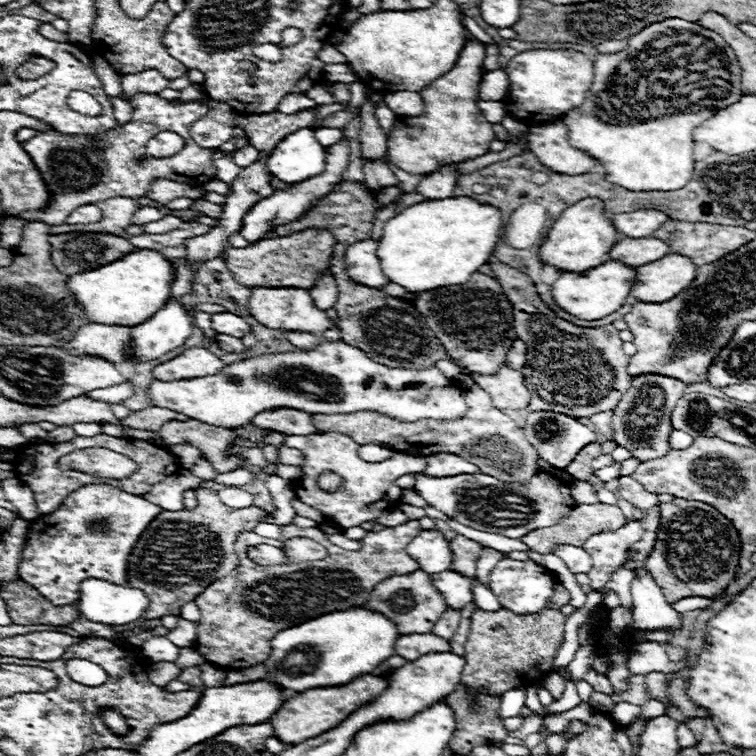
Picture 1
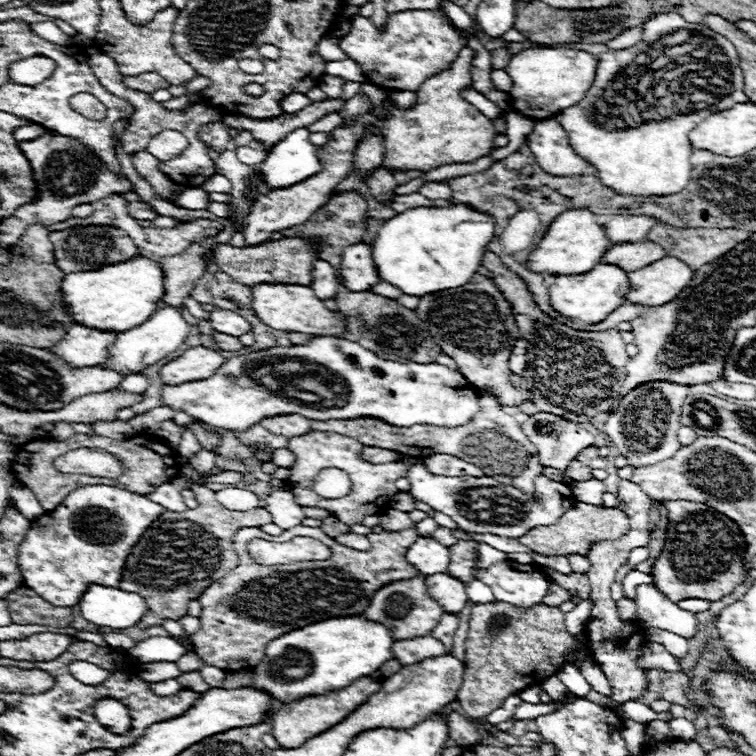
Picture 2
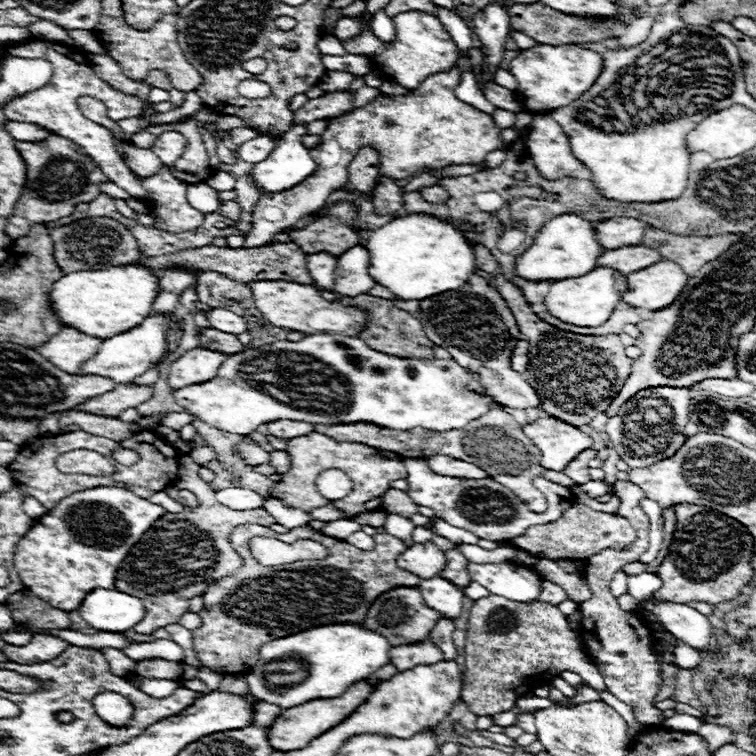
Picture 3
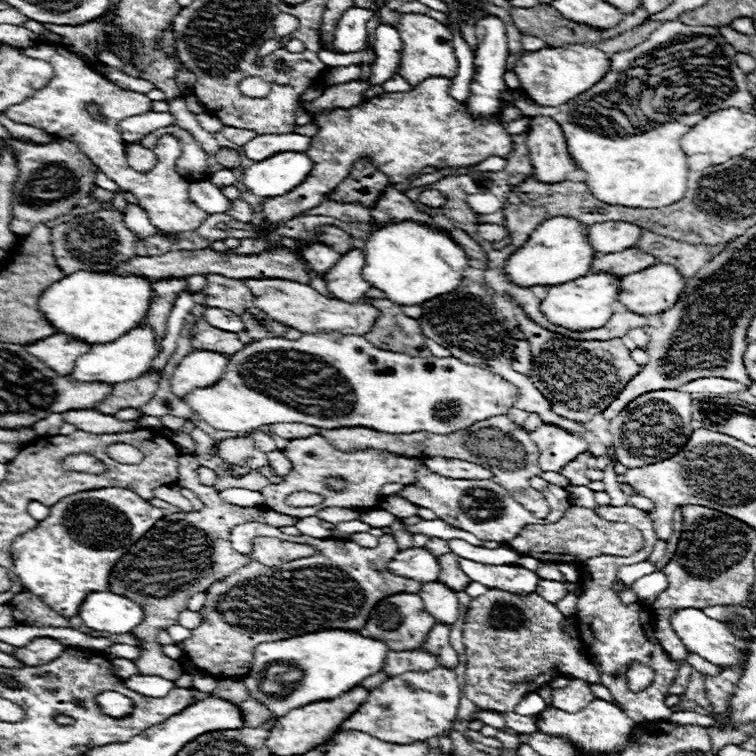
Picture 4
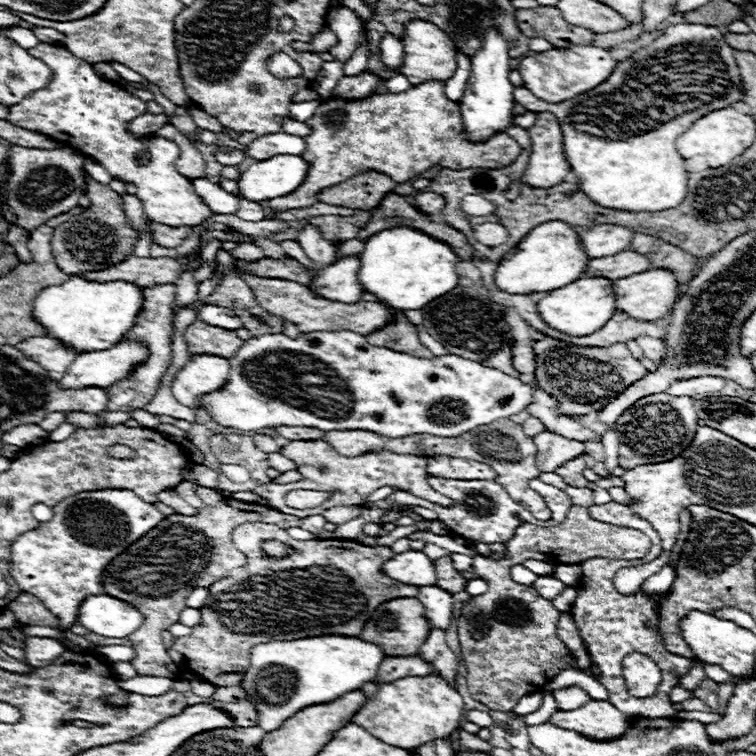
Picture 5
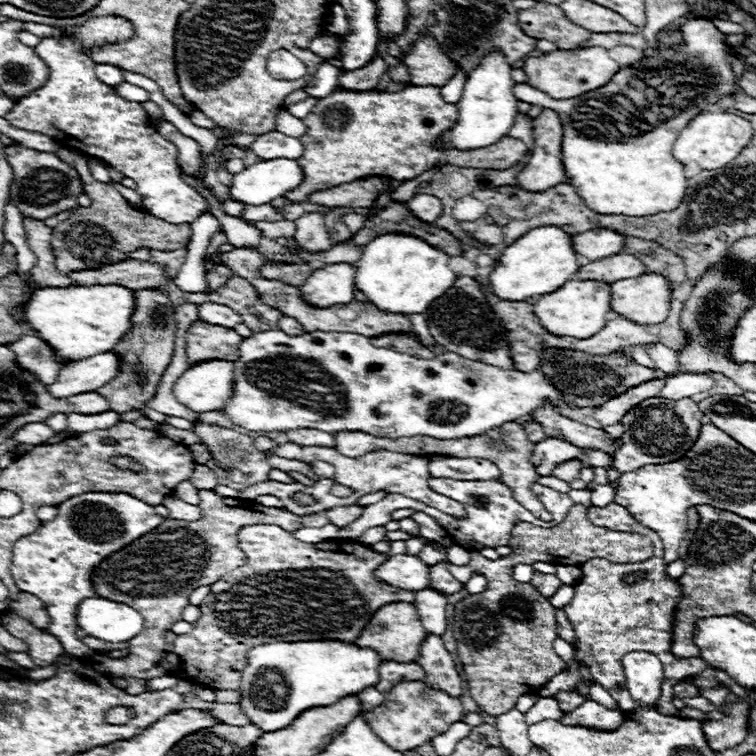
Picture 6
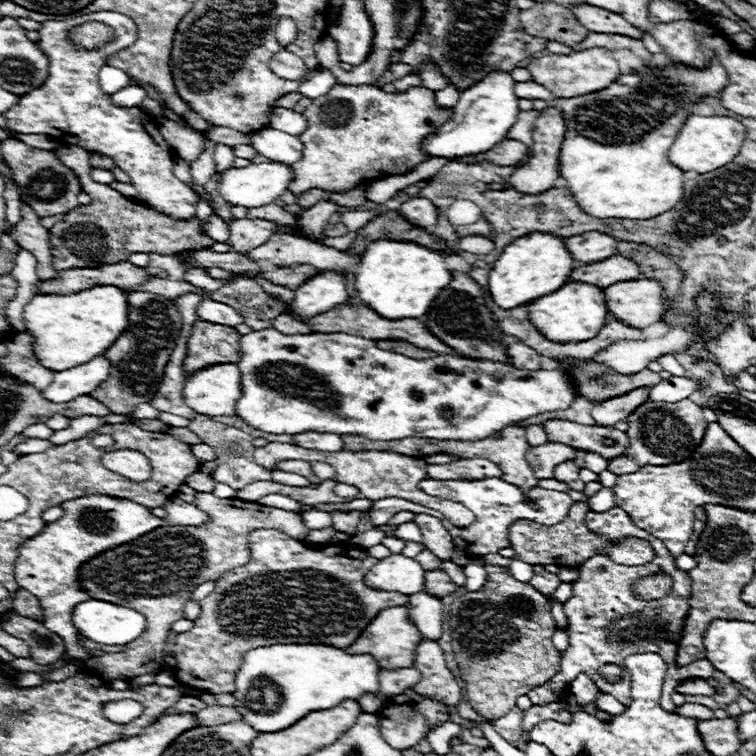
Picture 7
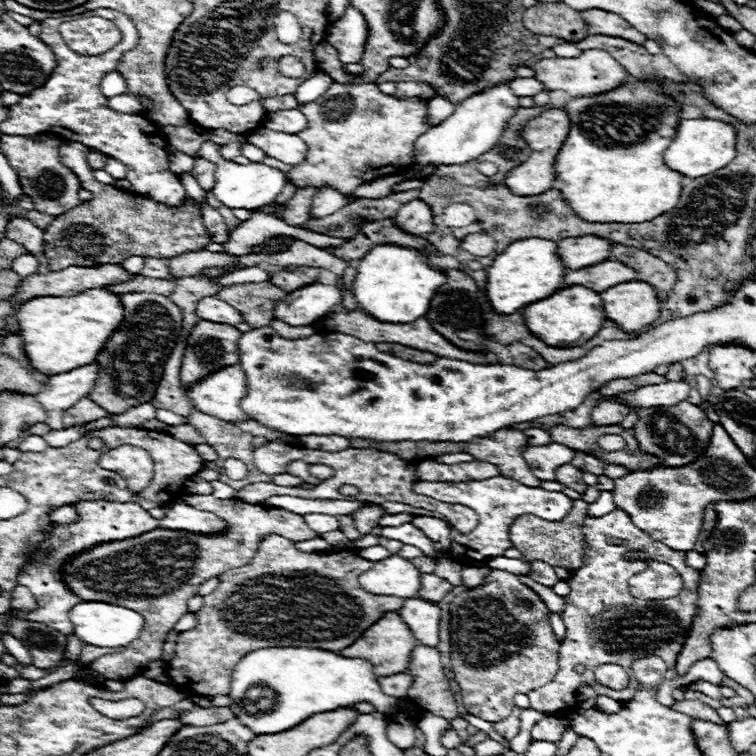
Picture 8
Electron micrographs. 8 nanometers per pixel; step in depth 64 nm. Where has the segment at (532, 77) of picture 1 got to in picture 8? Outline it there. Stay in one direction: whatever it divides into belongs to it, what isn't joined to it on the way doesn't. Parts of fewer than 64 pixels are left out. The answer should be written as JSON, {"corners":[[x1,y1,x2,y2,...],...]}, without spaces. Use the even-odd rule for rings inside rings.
{"corners":[[584,50,576,58,554,58,554,60,542,60,532,66,536,70,536,78,548,88,548,90,564,90,572,98,576,96,592,96,610,92,618,86,622,86,630,74,606,52,606,50]]}

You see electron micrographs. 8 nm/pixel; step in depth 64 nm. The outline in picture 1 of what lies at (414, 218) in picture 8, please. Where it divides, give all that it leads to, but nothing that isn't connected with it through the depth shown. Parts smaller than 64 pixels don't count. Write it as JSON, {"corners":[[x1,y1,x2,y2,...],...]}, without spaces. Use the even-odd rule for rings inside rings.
{"corners":[[444,164,436,172,424,176,418,184,418,192,426,198,450,198,460,174,454,172,454,164]]}

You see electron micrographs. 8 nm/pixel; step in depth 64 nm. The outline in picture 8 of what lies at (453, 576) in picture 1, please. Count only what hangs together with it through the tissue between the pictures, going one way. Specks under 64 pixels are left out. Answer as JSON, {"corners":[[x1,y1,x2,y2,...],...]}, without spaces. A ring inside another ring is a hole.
{"corners":[[408,598,400,608,404,624,408,624,412,636,418,644,436,646,438,644,438,626,440,626,440,608,422,598]]}

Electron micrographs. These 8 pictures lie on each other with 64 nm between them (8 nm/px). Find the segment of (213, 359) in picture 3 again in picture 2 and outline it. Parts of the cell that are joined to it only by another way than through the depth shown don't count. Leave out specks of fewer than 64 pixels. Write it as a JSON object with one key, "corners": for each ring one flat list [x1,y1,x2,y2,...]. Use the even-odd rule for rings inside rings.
{"corners":[[196,346,196,348,186,350,176,360,168,362,160,370,160,376,162,376,164,384,170,384,170,386,192,382,192,380,204,380,208,376,214,376,216,370,224,362,226,360,218,352,202,348,202,346]]}

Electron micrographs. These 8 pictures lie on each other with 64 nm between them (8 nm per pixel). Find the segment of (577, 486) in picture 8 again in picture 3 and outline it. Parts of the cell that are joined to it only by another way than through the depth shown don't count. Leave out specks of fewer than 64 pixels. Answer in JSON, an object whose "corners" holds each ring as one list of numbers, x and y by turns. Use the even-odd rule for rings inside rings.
{"corners":[[588,448,584,452,580,452,580,456,576,456,576,460,572,460,572,464,568,464,568,468,564,468,564,474,568,478,574,480,574,484,586,484,590,480,590,474,588,474,588,460,596,458,596,450]]}

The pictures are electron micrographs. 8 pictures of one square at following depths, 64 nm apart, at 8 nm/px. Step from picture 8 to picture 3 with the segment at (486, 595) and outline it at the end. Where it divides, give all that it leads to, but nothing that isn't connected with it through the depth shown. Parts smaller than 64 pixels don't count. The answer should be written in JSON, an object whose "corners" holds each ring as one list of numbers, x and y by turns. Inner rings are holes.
{"corners":[[578,504,578,506,568,508,568,512,564,512,564,516,558,522,526,528,526,534,514,538,512,544,528,554,534,554,538,560,542,558,546,560,588,560,590,556,594,556,596,552,604,548,622,550,630,546,634,540,636,540,636,530,630,526,626,518,618,518,606,512,596,512,584,504],[486,596,472,604,466,628,466,672,462,702,476,716,512,710,516,700,532,692,538,680,548,680,570,670,582,676,594,690,606,690,602,674,592,664,578,632,568,628,566,616,558,606,532,600,520,604,504,596]]}

